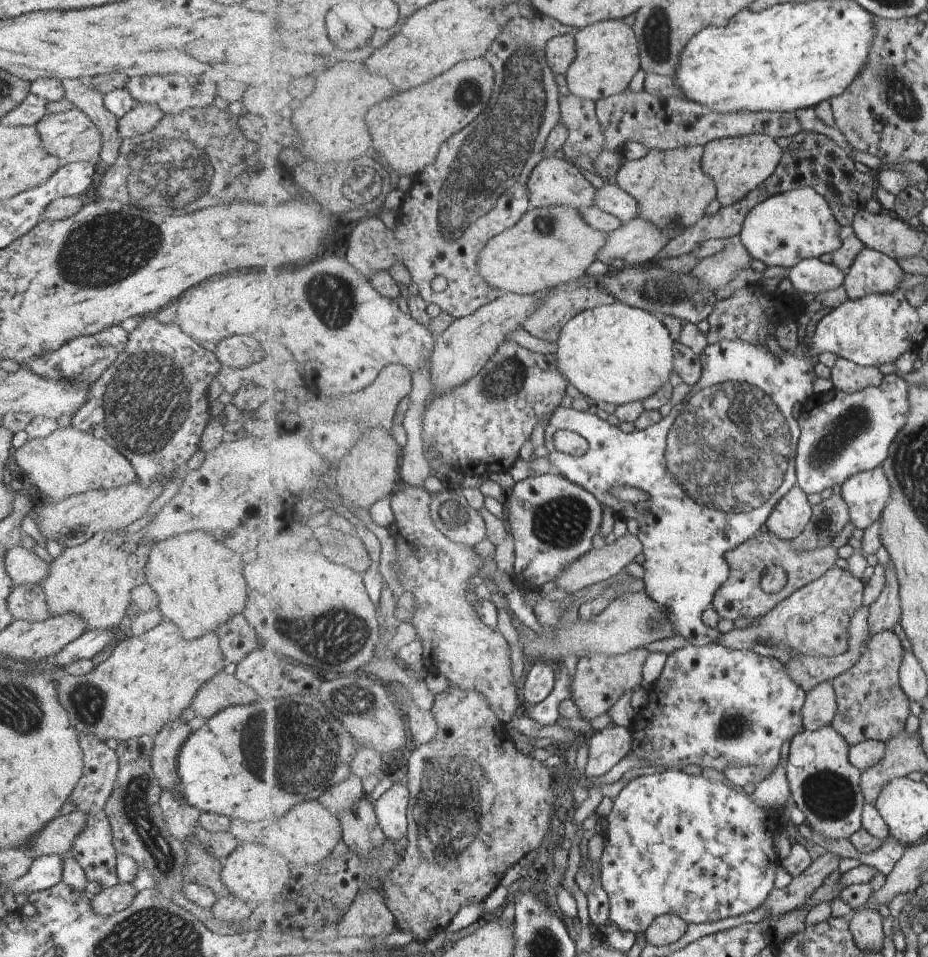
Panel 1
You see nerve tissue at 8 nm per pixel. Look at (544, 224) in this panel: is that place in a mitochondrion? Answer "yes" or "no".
yes

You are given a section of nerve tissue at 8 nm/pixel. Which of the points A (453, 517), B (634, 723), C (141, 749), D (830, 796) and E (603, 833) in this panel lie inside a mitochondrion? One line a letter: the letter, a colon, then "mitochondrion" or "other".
A: mitochondrion
B: other
C: other
D: mitochondrion
E: other

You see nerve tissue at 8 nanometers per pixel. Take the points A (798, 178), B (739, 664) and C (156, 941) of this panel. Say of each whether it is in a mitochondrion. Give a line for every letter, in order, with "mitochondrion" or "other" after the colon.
A: other
B: other
C: mitochondrion

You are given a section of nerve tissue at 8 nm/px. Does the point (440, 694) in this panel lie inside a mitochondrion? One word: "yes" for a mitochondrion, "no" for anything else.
no

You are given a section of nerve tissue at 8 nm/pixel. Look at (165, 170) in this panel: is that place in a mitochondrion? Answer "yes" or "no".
yes

